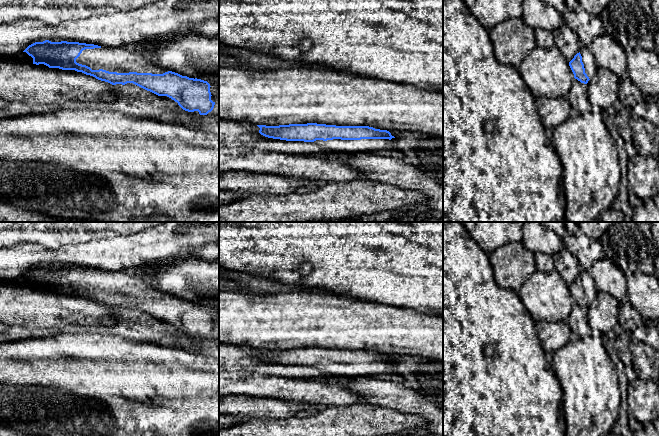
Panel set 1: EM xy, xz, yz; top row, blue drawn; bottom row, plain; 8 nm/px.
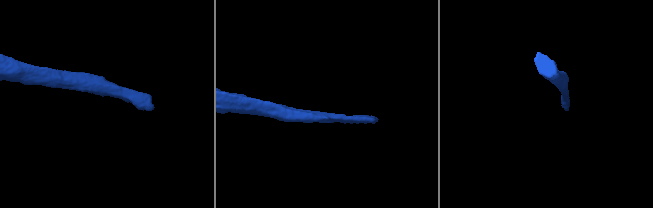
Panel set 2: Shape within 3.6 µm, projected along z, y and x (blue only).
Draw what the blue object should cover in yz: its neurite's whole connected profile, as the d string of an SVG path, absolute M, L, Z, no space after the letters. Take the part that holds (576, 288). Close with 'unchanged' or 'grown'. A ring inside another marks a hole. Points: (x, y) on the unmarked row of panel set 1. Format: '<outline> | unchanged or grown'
M582 271L580 276L569 286L569 290L574 298L574 302L584 308L587 308L598 294L595 282L588 271Z | grown

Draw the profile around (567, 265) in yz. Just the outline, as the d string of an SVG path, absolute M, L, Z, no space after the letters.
M565 247L553 256L555 270L558 271L563 281L570 286L582 272L578 259Z

